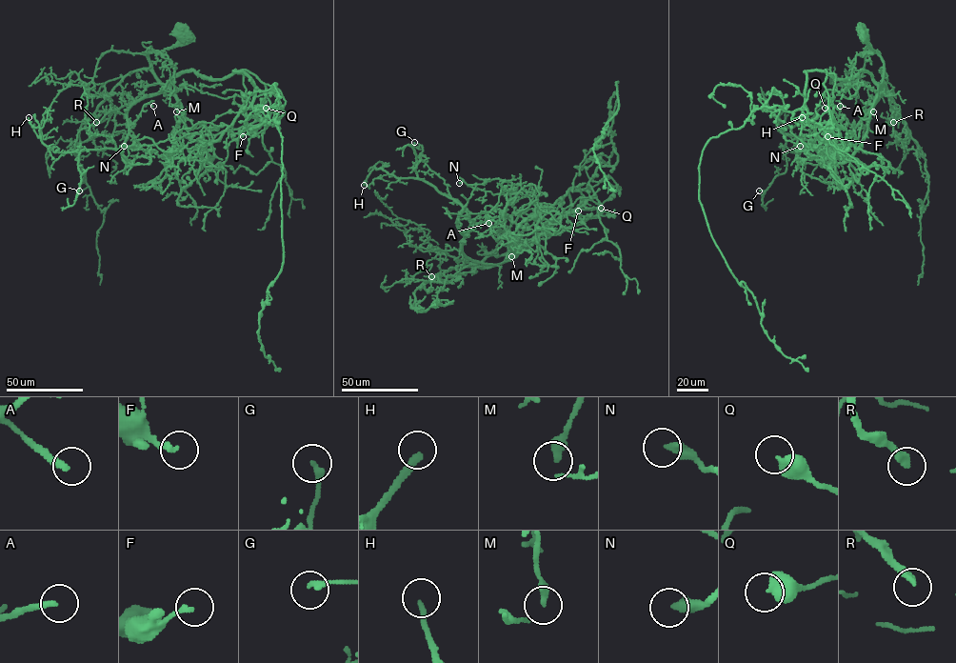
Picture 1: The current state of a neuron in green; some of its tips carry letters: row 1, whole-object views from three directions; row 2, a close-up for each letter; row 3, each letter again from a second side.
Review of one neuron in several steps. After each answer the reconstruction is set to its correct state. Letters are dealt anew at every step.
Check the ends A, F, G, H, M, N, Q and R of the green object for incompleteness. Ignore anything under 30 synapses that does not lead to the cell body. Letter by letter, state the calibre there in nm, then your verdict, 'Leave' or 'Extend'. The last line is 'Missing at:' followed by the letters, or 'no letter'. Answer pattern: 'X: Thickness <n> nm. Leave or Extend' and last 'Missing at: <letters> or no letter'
A: Thickness 240 nm. Leave
F: Thickness 190 nm. Leave
G: Thickness 220 nm. Leave
H: Thickness 240 nm. Leave
M: Thickness 240 nm. Leave
N: Thickness 360 nm. Leave
Q: Thickness 500 nm. Leave
R: Thickness 280 nm. Leave
Missing at: no letter

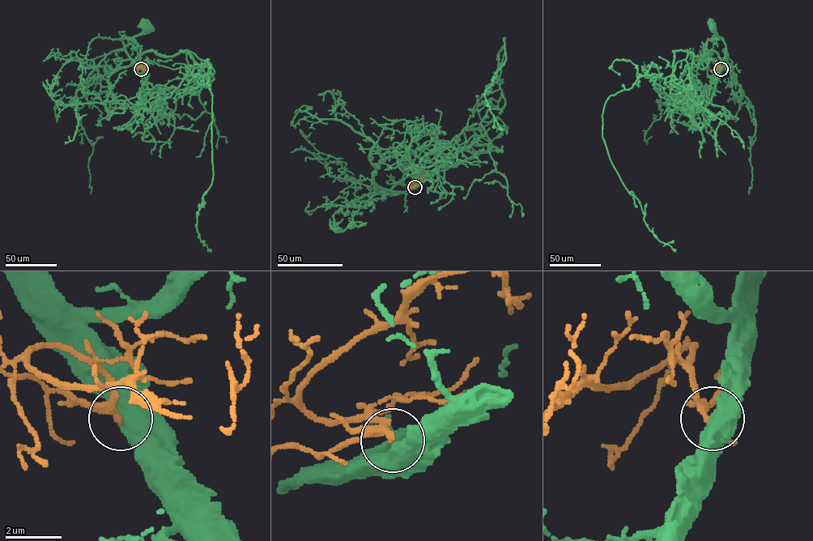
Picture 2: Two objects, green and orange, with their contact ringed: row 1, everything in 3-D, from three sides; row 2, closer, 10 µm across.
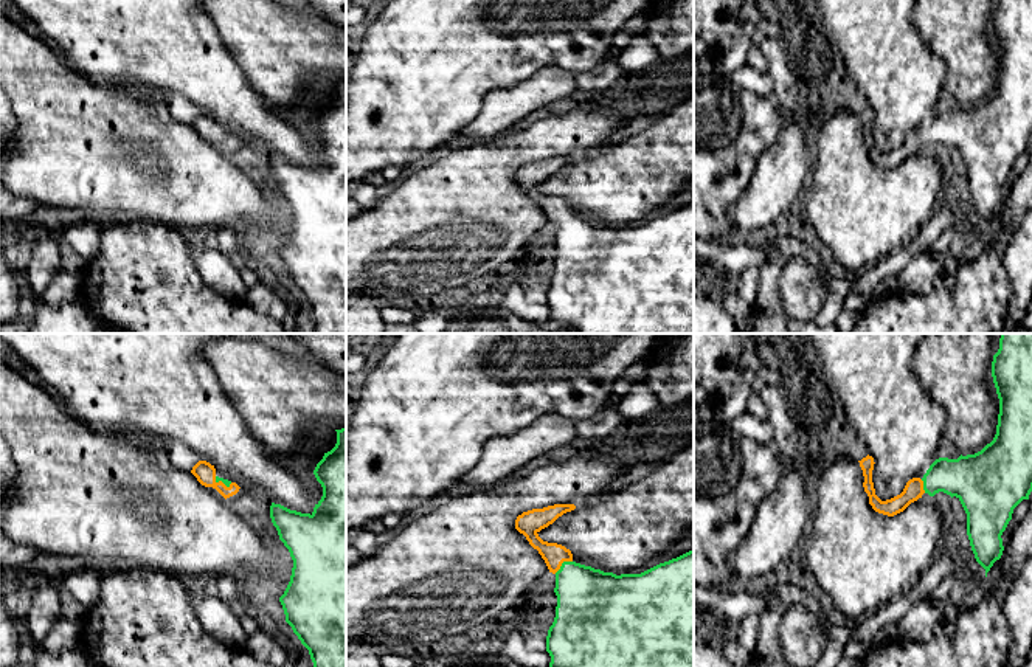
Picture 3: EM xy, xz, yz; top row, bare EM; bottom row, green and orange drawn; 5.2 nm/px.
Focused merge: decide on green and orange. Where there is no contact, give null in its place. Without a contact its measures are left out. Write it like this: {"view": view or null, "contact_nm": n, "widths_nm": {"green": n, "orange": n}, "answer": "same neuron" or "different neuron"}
{"view": "xz", "contact_nm": 120, "widths_nm": {"green": 360, "orange": 120}, "answer": "same neuron"}

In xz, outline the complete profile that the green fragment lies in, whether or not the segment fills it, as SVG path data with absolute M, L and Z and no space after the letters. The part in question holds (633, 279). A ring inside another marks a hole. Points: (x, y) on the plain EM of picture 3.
M554 157L523 164L515 172L515 181L556 228L556 270L546 289L549 324L573 334L694 334L694 202L641 226L616 228L576 216L570 202L539 189L542 181L574 161L574 157Z

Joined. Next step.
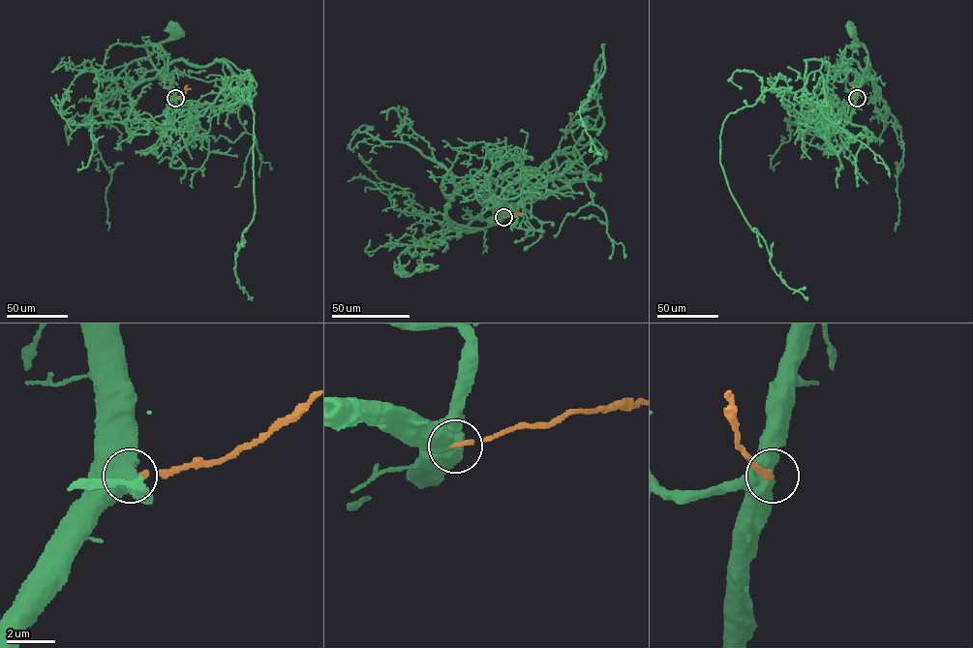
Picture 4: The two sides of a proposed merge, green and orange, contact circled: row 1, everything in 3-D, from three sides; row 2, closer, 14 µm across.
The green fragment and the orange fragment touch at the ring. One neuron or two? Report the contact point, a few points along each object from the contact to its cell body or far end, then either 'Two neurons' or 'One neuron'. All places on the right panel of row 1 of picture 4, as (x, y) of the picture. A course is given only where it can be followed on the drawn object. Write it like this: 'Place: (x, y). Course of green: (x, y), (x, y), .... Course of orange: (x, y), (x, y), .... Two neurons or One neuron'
Place: (857, 98). Course of green: (857, 97), (866, 69), (867, 53), (859, 46), (851, 30). Course of orange: (857, 98), (853, 85). Two neurons

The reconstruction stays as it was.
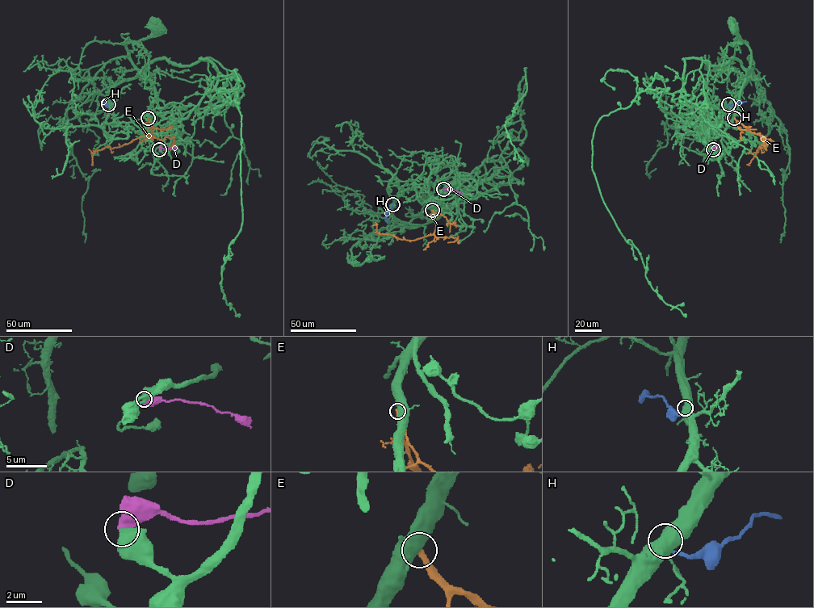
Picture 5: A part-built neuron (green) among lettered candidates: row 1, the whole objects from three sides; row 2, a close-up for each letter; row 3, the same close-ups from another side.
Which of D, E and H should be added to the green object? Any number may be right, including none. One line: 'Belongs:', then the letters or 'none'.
Belongs: D

